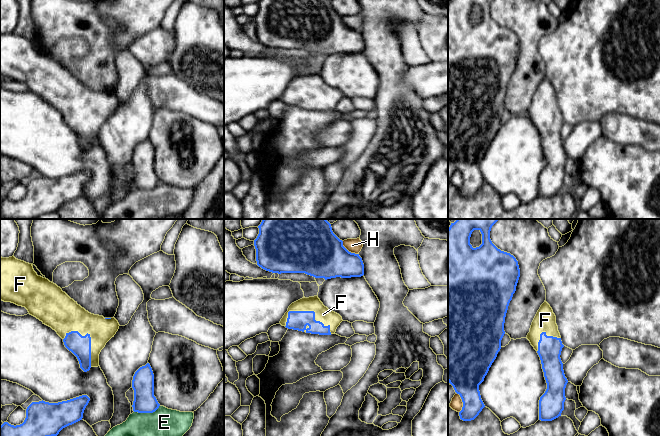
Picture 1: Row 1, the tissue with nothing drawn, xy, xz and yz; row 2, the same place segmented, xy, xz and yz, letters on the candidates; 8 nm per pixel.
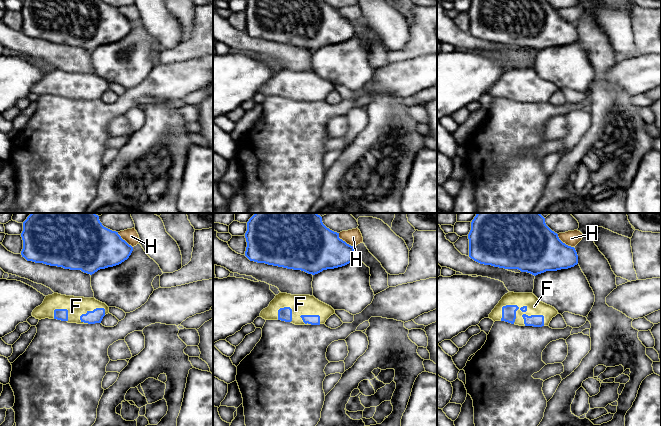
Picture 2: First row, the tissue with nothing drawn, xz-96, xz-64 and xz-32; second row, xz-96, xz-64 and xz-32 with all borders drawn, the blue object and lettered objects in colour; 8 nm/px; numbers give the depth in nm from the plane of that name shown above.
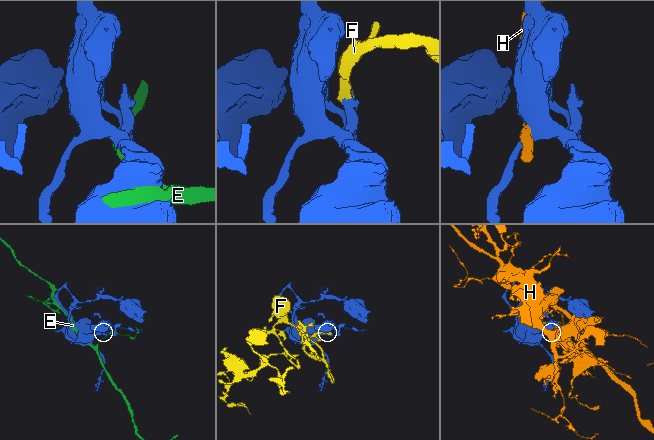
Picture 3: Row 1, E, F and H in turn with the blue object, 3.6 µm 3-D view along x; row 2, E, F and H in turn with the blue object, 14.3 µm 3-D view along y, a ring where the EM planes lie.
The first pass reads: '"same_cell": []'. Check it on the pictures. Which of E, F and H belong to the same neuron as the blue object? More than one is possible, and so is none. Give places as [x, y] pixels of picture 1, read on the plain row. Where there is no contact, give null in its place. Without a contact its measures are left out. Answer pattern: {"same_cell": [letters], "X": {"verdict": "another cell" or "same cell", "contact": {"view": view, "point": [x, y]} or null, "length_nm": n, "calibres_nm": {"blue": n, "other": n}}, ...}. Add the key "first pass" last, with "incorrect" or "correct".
{"same_cell": ["F"], "E": {"verdict": "another cell", "contact": {"view": "xy", "point": [147, 188]}, "length_nm": 220, "calibres_nm": {"blue": 180, "other": 280}}, "F": {"verdict": "same cell", "contact": {"view": "xz", "point": [314, 89]}, "length_nm": 400, "calibres_nm": {"blue": 160, "other": 120}}, "H": {"verdict": "another cell", "contact": {"view": "xz", "point": [348, 27]}, "length_nm": 170, "calibres_nm": {"blue": 400, "other": 110}}, "first pass": "incorrect"}

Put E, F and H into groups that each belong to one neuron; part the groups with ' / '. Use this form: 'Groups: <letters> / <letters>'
Groups: E / F / H

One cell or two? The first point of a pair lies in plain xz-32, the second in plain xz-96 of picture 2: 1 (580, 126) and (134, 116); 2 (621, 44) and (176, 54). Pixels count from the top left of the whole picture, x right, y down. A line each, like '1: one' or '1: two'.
1: one
2: two

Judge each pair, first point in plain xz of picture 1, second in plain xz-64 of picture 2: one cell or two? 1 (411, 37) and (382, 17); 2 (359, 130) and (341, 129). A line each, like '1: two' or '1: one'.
1: one
2: two

